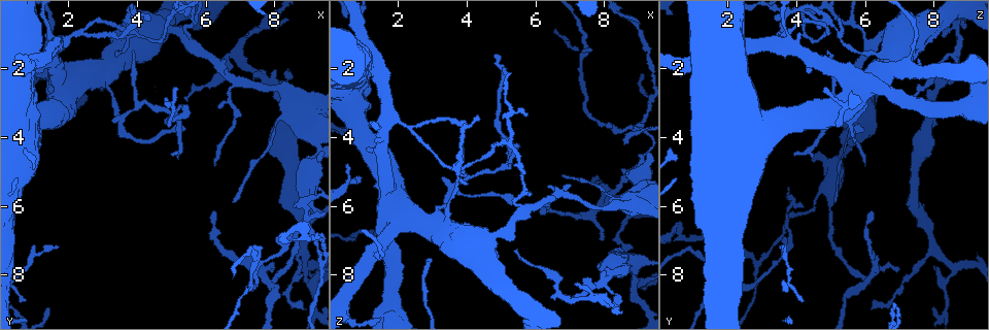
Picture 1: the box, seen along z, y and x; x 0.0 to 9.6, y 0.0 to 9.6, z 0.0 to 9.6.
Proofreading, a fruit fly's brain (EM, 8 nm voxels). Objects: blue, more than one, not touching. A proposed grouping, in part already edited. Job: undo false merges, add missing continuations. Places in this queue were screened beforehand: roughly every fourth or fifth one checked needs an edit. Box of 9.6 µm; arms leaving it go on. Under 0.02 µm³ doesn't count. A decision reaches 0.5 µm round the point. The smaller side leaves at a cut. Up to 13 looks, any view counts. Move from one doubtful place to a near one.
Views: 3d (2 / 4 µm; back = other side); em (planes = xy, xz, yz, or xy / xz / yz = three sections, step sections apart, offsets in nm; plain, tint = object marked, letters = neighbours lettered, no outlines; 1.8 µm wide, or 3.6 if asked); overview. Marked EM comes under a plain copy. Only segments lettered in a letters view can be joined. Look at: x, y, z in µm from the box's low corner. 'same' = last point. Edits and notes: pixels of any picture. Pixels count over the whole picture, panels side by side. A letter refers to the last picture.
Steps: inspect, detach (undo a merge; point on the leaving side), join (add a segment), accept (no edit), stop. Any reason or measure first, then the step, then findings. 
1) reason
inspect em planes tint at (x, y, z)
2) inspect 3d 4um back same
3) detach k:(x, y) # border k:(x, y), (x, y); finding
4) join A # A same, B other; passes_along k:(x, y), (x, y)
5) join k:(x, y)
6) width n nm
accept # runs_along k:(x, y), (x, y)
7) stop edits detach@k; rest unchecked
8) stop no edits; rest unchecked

closes a loop
inspect em xz step 8 letters at (4.70, 1.20, 4.60)

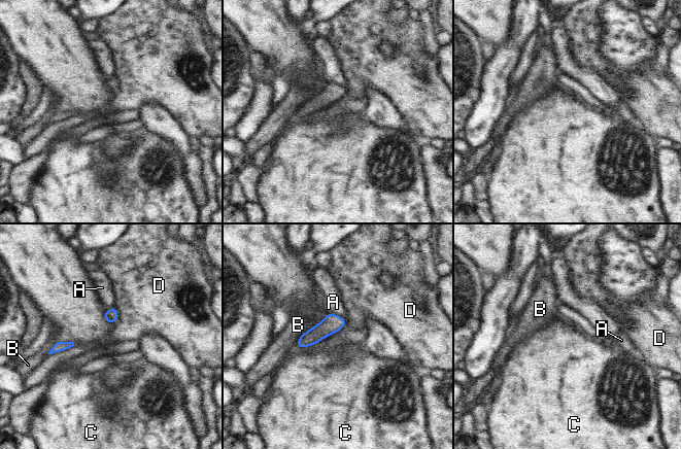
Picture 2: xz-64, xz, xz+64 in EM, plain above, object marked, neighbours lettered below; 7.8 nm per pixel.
longest_contact B 360 nm
accept # A other, B other, C other, D other; border 2:(77, 344), (48, 354); all the same neuron

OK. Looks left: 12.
a fork
inspect 3d 2um at (6.85, 1.70, 8.65)

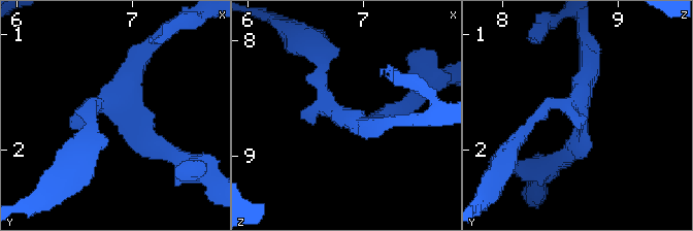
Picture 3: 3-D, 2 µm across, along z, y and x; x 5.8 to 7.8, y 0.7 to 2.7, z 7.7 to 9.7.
arms 3; now the EM
inspect em planes tint at (6.88, 1.66, 8.72)

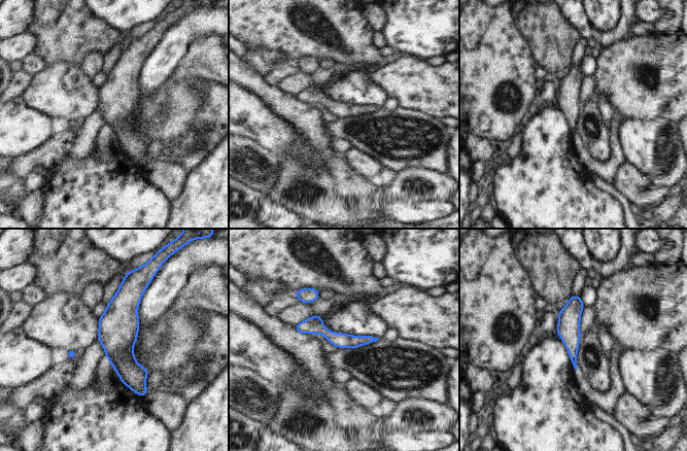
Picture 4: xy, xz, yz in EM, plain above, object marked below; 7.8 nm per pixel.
inspect em planes letters same

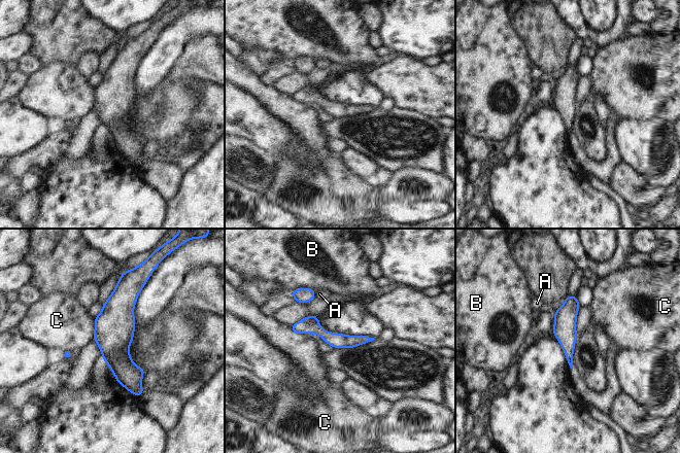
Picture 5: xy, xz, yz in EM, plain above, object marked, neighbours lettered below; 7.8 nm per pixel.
accept # A other, B other, C other; border 5:(95, 317), (95, 330), (92, 338); continuous, no second neuron

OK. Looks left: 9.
sudden change in width
inspect em planes letters at (8.50, 3.45, 7.95)

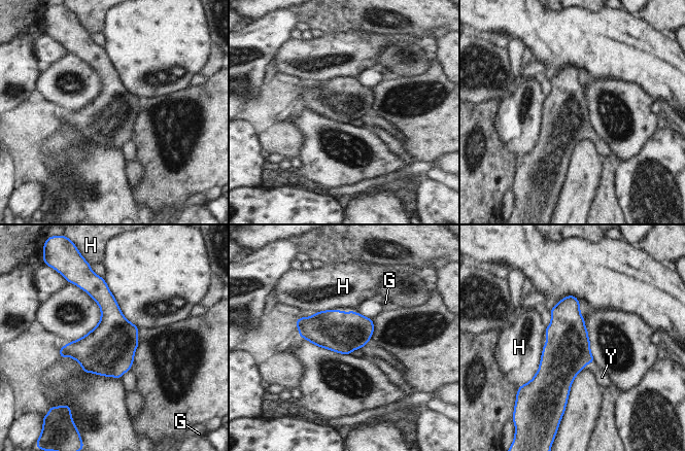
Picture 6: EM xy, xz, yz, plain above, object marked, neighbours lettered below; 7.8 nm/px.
width 320 nm
join Y # G other, H other, Y same; passes_along 6:(567, 351), (587, 362), (602, 377); the neuron continues

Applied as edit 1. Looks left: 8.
thick turns thin
inspect 3d 4um at (1.75, 2.40, 6.10)

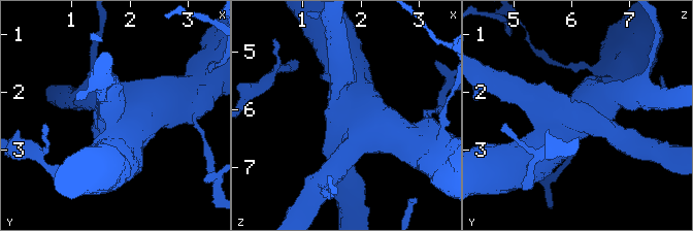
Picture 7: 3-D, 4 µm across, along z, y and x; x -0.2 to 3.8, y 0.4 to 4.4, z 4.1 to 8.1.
now the EM
inspect em 3.6um xy step 8 tint at (1.80, 2.45, 6.05)

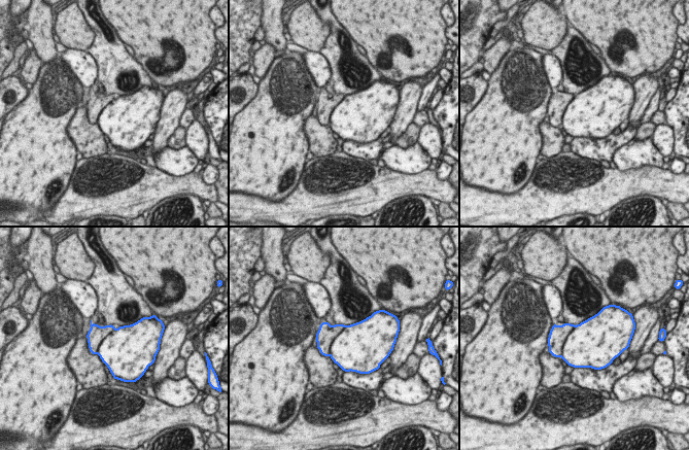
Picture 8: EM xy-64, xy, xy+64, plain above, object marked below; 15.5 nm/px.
inspect em 3.6um yz step 16 letters same

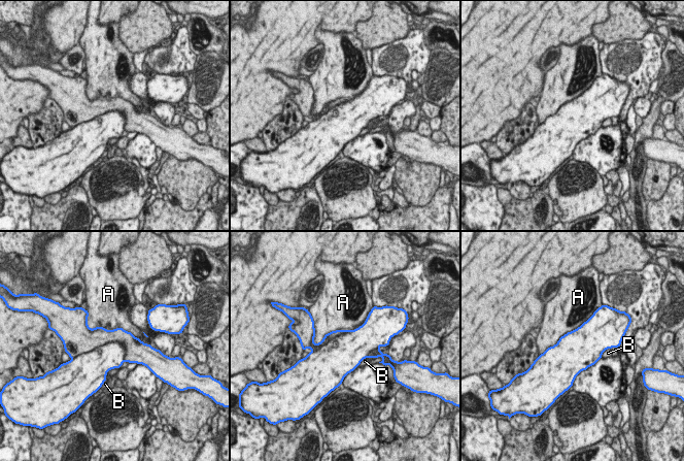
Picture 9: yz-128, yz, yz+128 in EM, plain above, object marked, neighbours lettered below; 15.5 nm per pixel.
detach 9:(89, 339) # A other, B other; border 9:(125, 352), (107, 342), (80, 355); a second neuron is stuck on

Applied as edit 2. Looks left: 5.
inspect overview

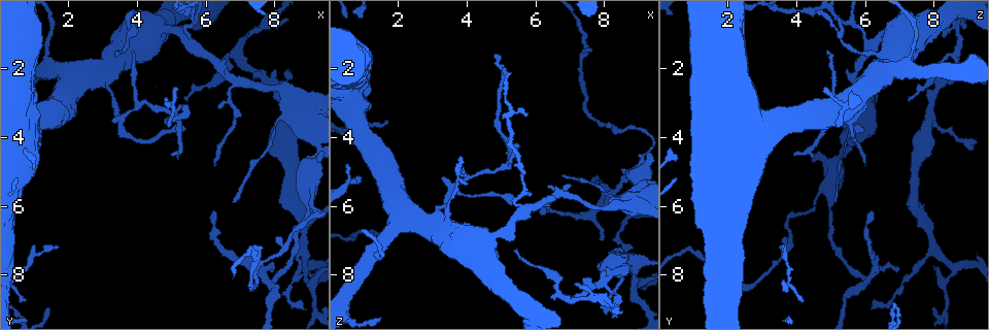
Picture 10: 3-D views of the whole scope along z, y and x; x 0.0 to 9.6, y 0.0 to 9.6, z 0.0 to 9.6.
abrupt turn
inspect em planes letters at (9.10, 8.65, 8.35)

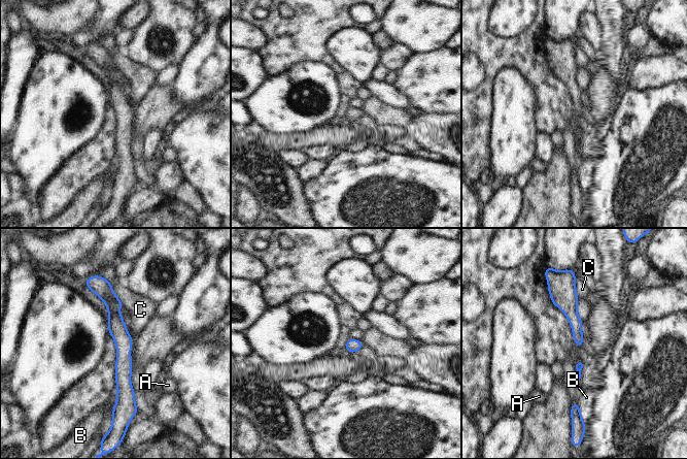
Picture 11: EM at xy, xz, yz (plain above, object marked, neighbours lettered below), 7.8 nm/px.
accept # A other, B other, C other; border 11:(99, 274), (110, 284), (125, 307); one neuron here

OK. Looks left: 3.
stop edits join@6, detach@9; rest unchecked

